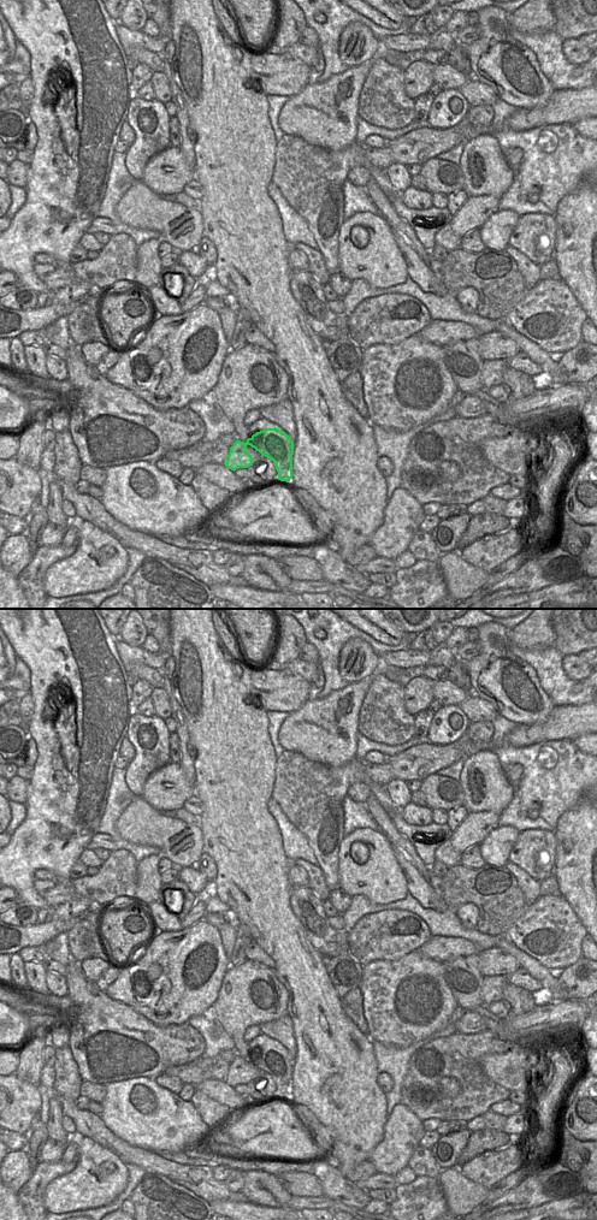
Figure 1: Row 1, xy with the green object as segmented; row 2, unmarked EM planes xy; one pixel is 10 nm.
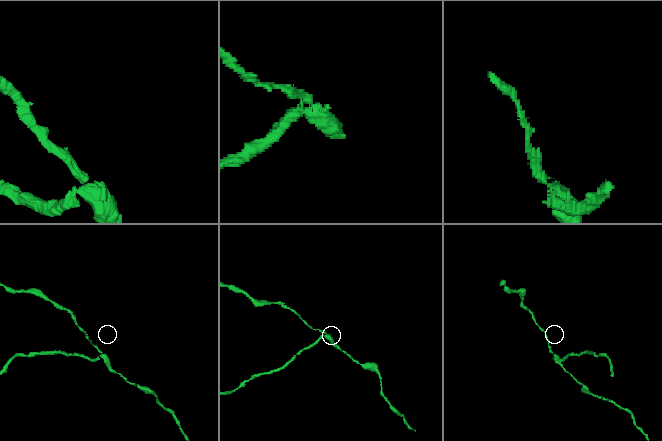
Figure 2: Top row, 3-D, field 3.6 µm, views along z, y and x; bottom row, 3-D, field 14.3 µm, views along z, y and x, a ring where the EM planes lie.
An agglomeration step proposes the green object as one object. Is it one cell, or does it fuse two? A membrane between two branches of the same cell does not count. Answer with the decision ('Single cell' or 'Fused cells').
Fused cells

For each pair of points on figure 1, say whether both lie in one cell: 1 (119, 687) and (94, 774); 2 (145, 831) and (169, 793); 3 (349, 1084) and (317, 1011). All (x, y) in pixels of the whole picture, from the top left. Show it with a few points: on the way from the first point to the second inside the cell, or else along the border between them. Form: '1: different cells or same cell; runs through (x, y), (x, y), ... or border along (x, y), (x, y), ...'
1: same cell; runs through (102, 709), (102, 724), (94, 752)
2: different cells; border along (142, 798), (160, 812)
3: same cell; runs through (335, 1066), (330, 1046), (321, 1029)

